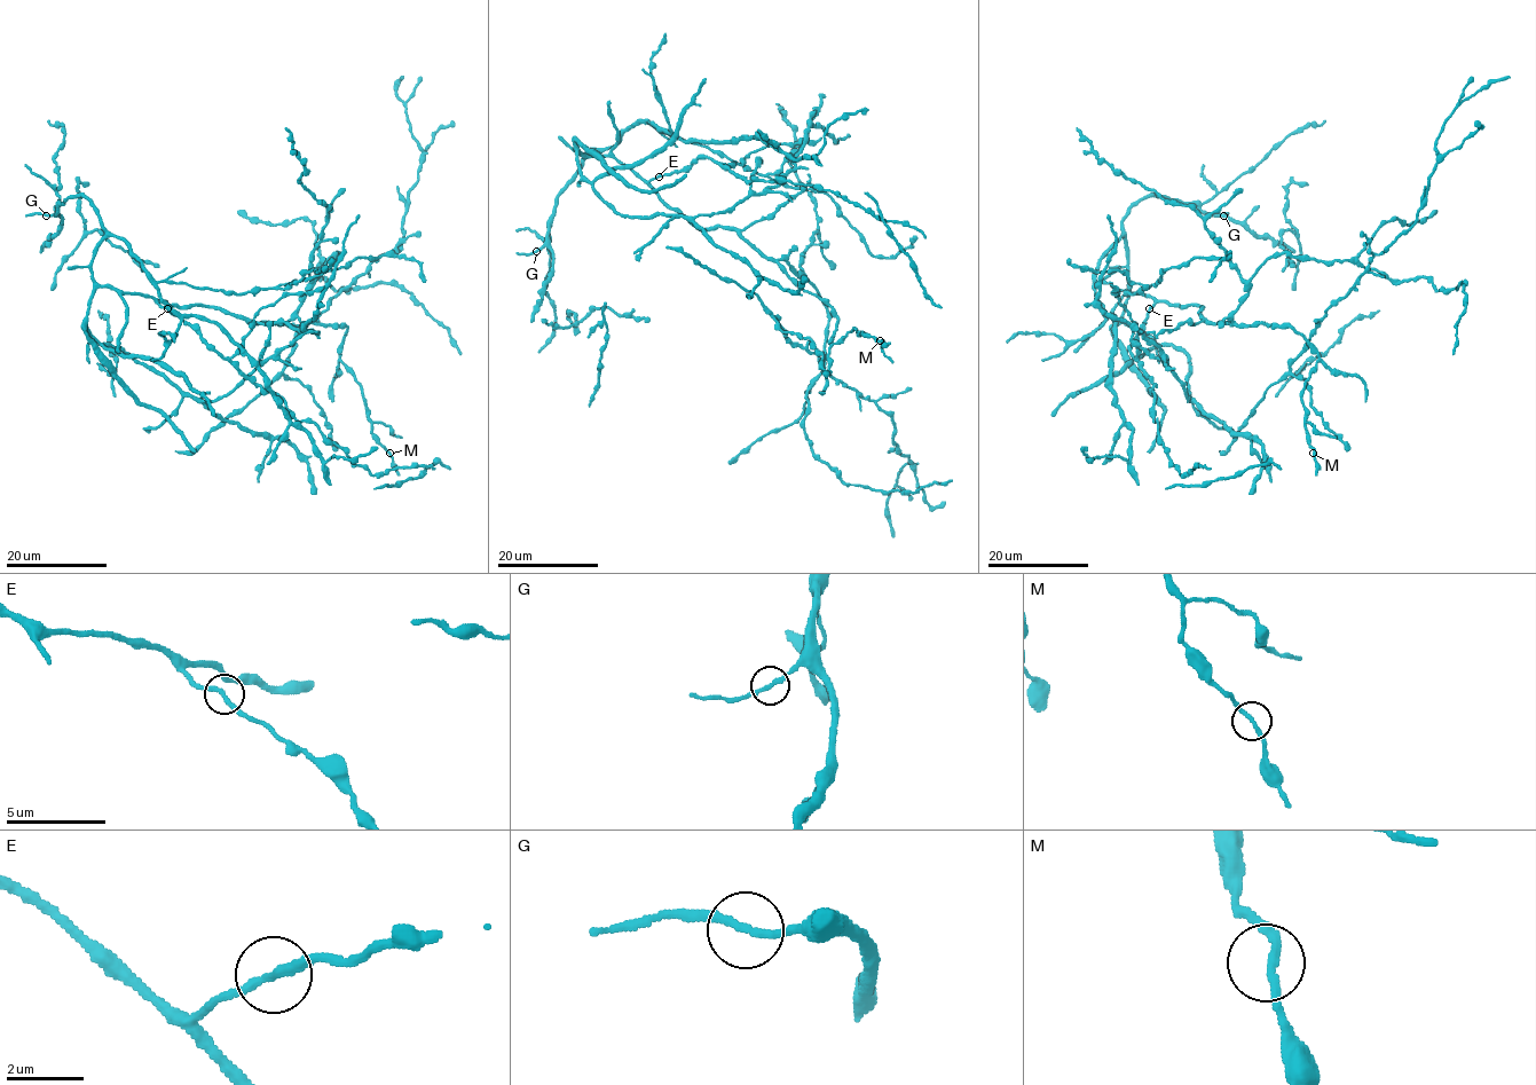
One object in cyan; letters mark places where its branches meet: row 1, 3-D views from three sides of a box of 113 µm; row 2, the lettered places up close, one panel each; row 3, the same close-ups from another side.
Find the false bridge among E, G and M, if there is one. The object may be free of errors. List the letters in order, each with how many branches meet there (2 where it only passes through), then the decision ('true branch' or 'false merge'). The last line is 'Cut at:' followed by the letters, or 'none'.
E: branches 2; true branch
G: branches 2; true branch
M: branches 2; true branch
Cut at: none

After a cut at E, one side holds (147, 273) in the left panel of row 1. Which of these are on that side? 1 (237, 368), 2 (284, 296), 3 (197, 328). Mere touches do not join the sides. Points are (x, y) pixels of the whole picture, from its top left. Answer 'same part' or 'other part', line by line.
1: other part
2: other part
3: other part

